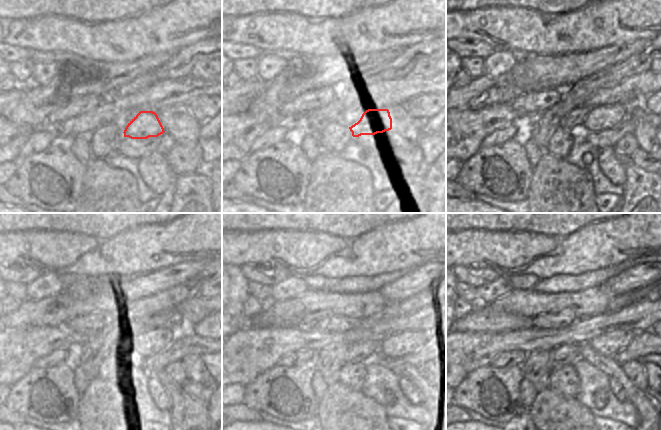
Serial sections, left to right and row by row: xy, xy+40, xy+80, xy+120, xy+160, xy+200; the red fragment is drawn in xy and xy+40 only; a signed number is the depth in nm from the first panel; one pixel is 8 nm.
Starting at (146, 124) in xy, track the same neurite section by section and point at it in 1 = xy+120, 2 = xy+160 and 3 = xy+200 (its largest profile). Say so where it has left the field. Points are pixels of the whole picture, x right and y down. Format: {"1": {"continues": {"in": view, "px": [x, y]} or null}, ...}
{"1": {"continues": {"in": "xy+120", "px": [156, 340]}}, "2": {"continues": {"in": "xy+160", "px": [378, 344]}}, "3": {"continues": {"in": "xy+200", "px": [612, 342]}}}

